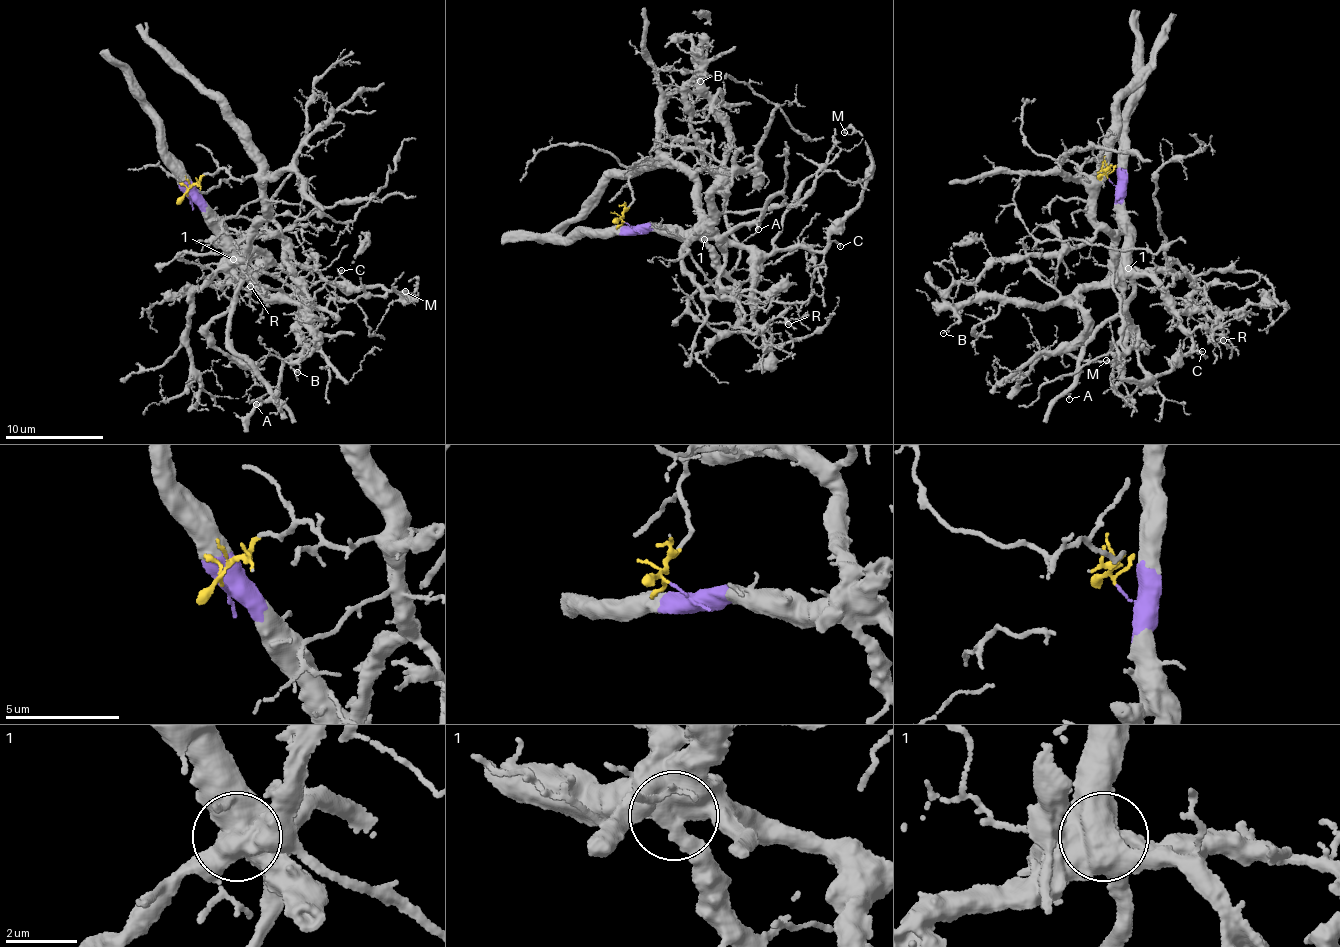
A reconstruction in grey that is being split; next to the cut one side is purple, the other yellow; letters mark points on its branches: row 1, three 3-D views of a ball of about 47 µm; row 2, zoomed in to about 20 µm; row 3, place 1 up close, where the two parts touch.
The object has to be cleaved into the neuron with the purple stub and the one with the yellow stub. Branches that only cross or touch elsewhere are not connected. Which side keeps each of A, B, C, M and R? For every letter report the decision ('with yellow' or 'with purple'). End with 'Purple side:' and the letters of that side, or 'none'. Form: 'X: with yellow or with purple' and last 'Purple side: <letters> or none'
A: with purple
B: with purple
C: with purple
M: with purple
R: with purple
Purple side: A, B, C, M, R

